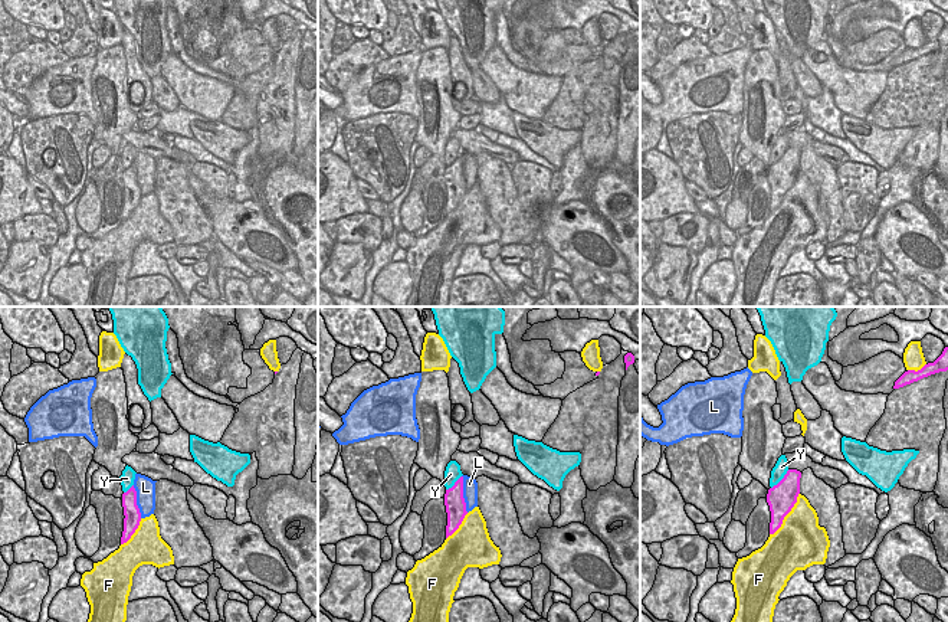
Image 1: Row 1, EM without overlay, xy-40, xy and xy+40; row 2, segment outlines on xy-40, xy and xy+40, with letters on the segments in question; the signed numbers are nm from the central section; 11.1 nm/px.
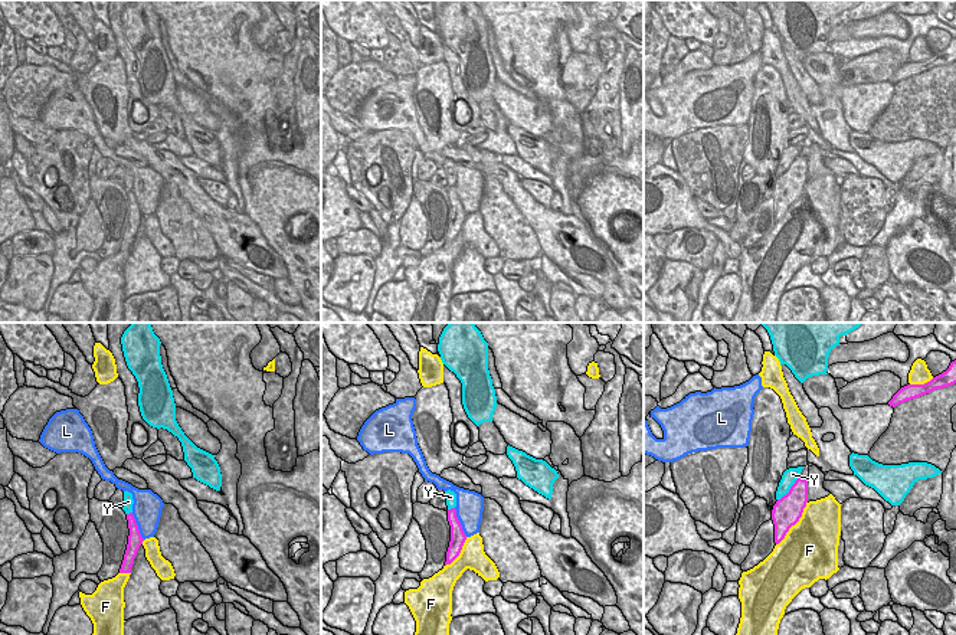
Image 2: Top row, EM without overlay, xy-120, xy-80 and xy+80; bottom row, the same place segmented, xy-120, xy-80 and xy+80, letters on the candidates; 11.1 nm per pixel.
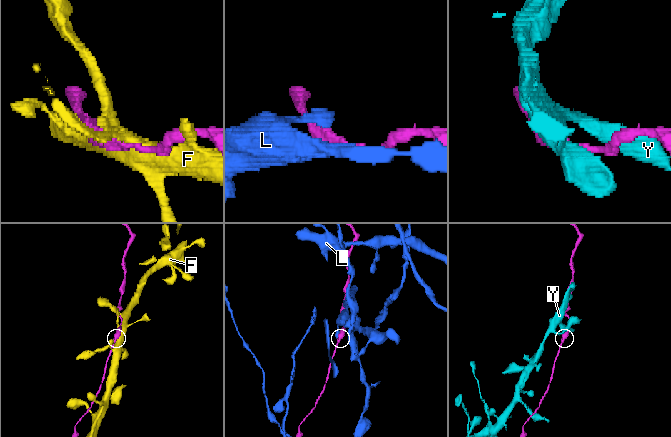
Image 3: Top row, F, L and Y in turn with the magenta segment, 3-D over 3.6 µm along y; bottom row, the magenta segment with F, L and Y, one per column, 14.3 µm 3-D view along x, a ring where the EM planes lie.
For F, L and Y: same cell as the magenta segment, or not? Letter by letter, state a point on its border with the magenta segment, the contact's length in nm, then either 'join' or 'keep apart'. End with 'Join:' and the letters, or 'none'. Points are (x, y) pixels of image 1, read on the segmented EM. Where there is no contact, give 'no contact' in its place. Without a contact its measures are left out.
F: contact xy+40 (787, 513); length 600 nm; keep apart
L: contact xy (462, 494); length 420 nm; keep apart
Y: contact xy+40 (781, 480); length 300 nm; keep apart
Join: none

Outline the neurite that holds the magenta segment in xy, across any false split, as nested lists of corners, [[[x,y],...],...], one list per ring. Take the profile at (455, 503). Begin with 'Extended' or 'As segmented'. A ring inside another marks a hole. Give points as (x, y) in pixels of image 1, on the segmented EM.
As segmented. [[[460,477],[455,485],[446,490],[445,505],[447,513],[446,538],[452,536],[462,524],[466,511],[466,502],[463,498],[463,477]]]

